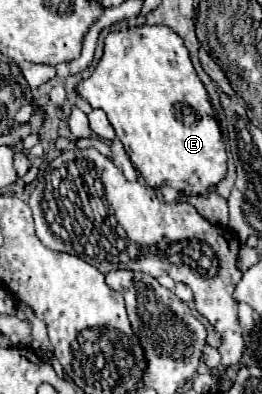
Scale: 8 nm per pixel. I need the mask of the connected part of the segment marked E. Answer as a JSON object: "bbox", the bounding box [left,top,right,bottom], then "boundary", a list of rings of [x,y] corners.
{"bbox":[76,26,226,194],"boundary":[[[134,26],[110,32],[104,38],[104,54],[90,78],[76,84],[76,92],[92,106],[102,108],[124,144],[134,168],[152,188],[172,186],[178,192],[202,194],[216,186],[226,174],[226,148],[220,126],[212,114],[210,98],[200,82],[184,40],[168,26]]]}

